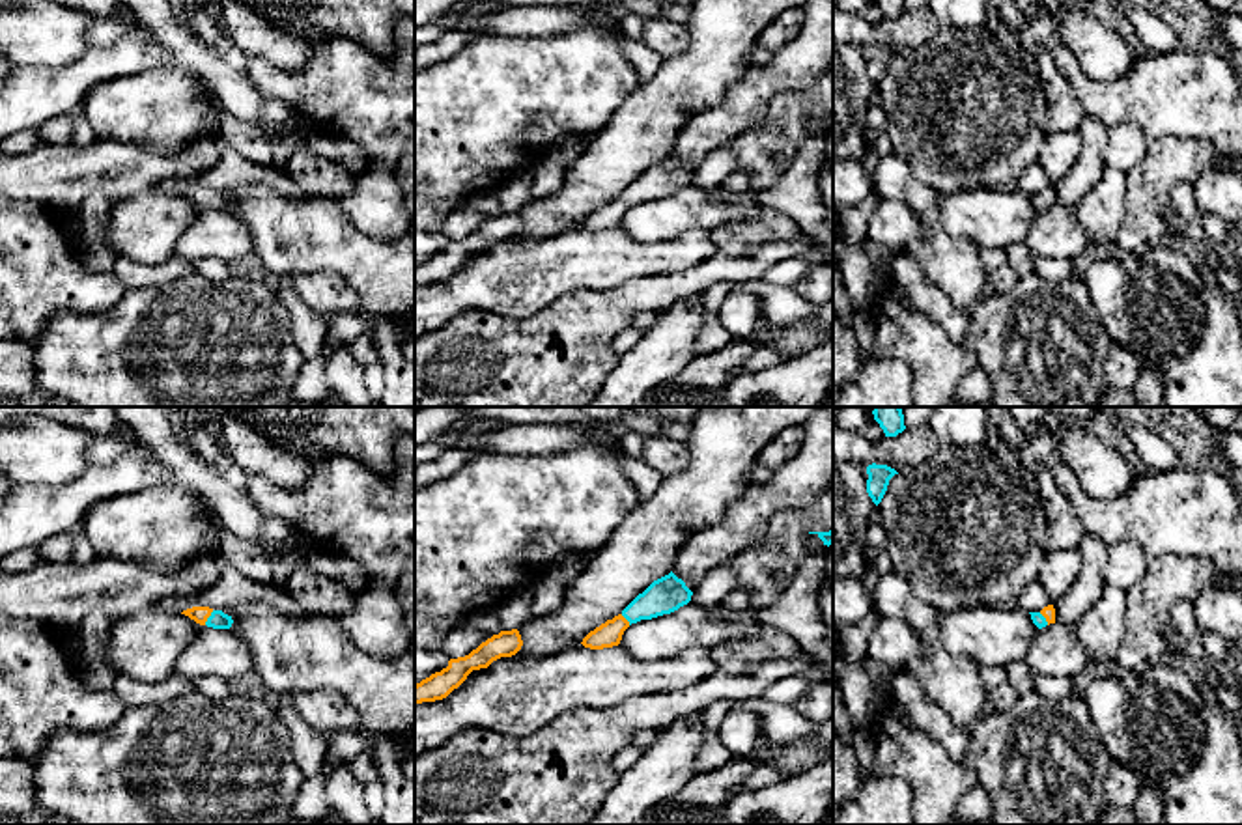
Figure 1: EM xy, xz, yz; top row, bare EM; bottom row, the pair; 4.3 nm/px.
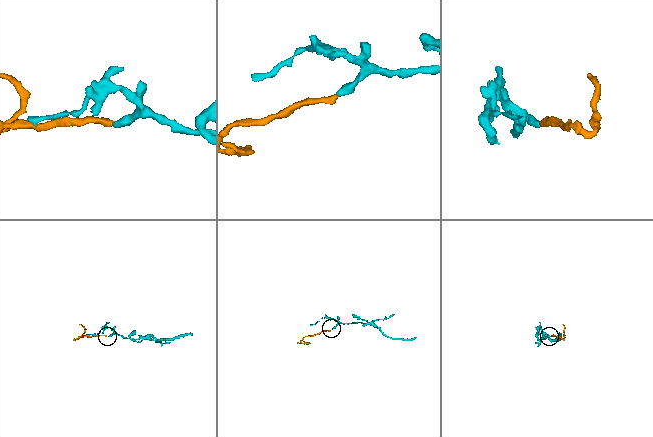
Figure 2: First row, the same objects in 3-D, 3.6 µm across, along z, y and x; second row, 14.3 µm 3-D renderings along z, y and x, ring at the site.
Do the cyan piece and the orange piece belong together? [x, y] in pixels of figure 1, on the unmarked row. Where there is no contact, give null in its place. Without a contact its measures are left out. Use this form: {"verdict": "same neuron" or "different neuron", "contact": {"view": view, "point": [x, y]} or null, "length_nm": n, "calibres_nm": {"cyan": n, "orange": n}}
{"verdict": "same neuron", "contact": {"view": "xy", "point": [208, 200]}, "length_nm": 80, "calibres_nm": {"cyan": 80, "orange": 70}}

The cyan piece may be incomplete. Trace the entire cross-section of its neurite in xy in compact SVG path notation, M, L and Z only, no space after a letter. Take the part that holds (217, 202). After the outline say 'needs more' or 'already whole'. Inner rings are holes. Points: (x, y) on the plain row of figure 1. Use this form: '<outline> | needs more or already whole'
M192 189L183 192L181 196L189 198L200 207L207 207L213 211L230 211L233 205L232 198L224 196L222 192L213 192L209 189Z | needs more

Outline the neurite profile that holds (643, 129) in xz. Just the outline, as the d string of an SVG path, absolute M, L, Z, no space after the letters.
M693 0L691 43L620 103L588 149L568 168L557 192L532 198L517 213L521 245L583 228L583 220L672 153L685 121L717 106L753 63L768 22L809 0Z

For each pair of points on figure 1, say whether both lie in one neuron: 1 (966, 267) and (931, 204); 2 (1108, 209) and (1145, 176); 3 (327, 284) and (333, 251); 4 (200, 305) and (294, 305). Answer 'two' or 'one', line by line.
1: one
2: two
3: two
4: two

